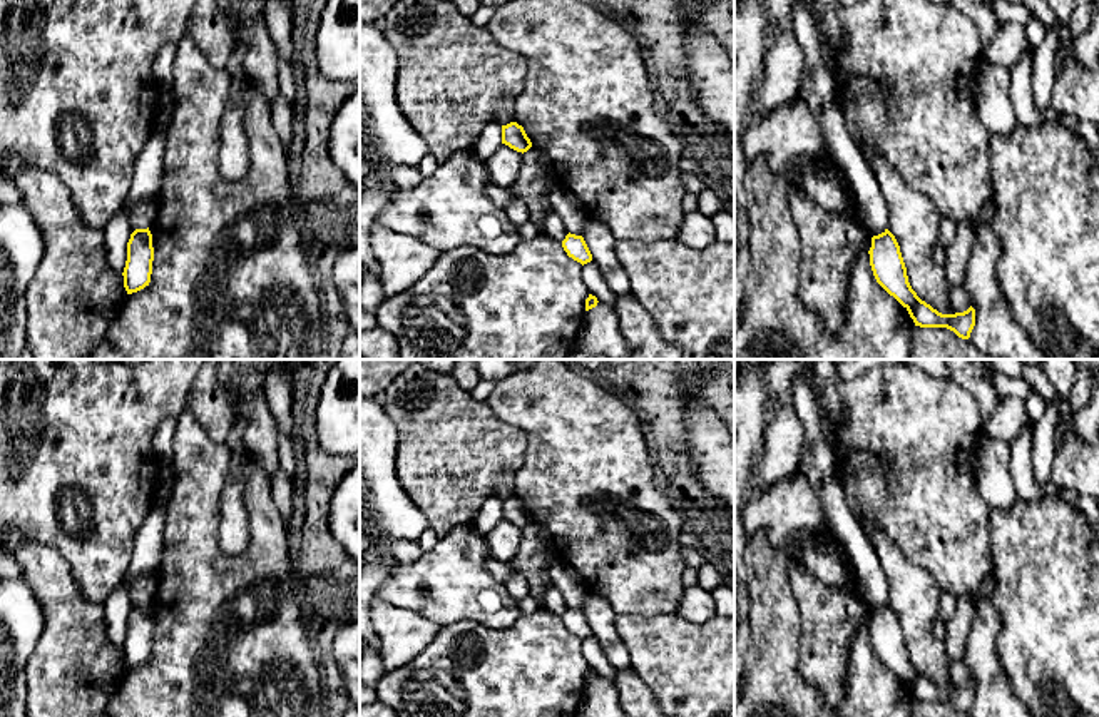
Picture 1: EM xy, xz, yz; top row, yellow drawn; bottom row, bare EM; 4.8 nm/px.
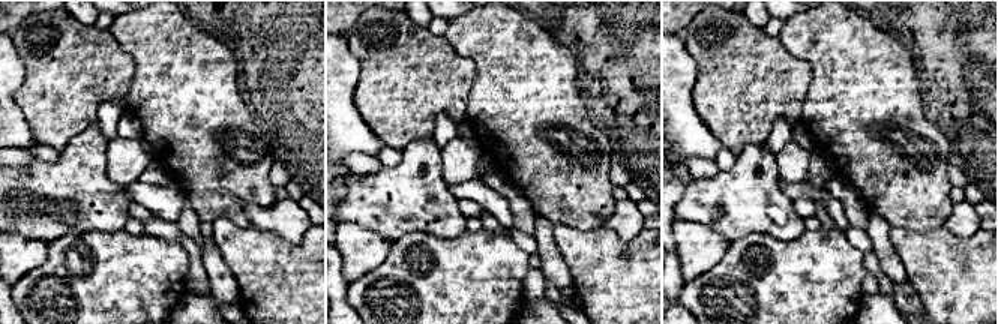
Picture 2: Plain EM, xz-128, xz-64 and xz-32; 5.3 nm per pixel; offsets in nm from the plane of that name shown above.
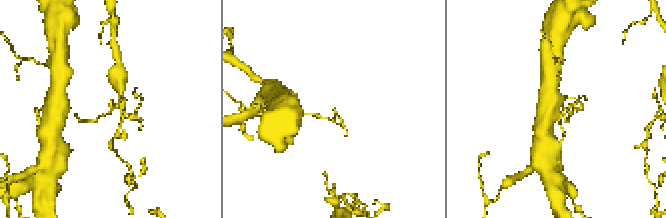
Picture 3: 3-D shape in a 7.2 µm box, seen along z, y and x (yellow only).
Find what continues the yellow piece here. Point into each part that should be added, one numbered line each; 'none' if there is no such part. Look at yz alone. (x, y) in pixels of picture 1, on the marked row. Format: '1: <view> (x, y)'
none

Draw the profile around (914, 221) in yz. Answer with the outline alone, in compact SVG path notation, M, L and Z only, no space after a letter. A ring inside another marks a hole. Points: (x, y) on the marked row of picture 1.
M863 140L858 149L880 184L887 202L887 229L900 246L912 289L938 313L955 314L950 306L945 267L932 261L932 249L938 242L940 212L905 182L873 142Z

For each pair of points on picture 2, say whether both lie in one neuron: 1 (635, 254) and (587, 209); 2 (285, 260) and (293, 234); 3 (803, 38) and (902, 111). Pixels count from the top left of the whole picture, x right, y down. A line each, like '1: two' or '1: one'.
1: two
2: two
3: one

